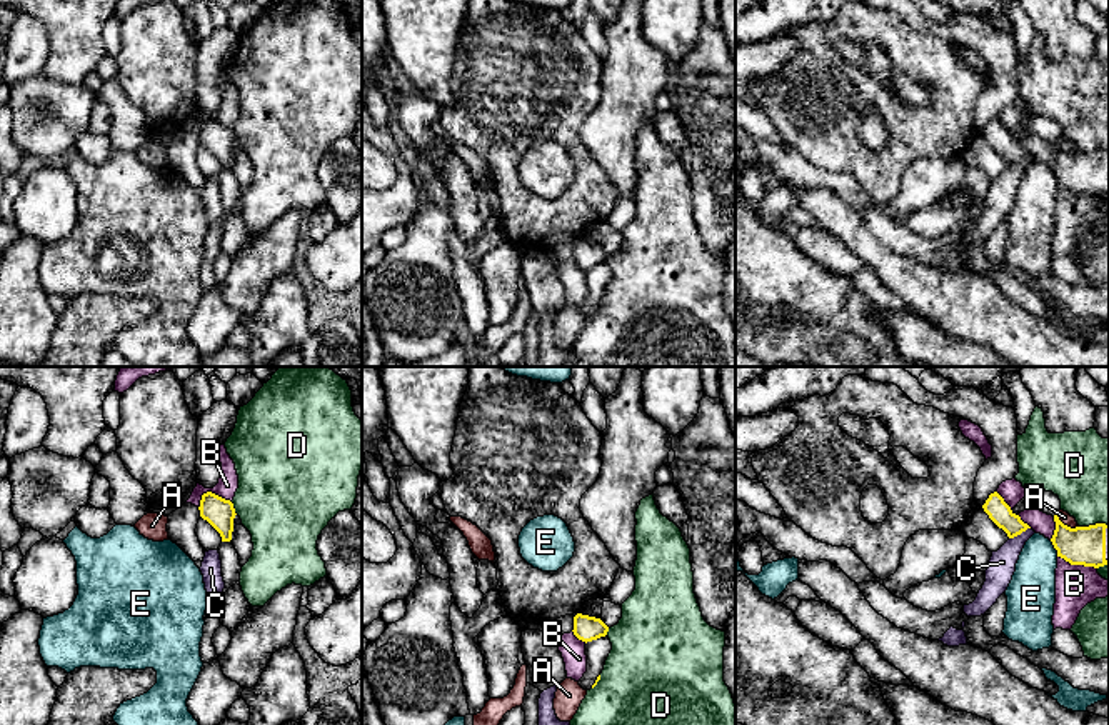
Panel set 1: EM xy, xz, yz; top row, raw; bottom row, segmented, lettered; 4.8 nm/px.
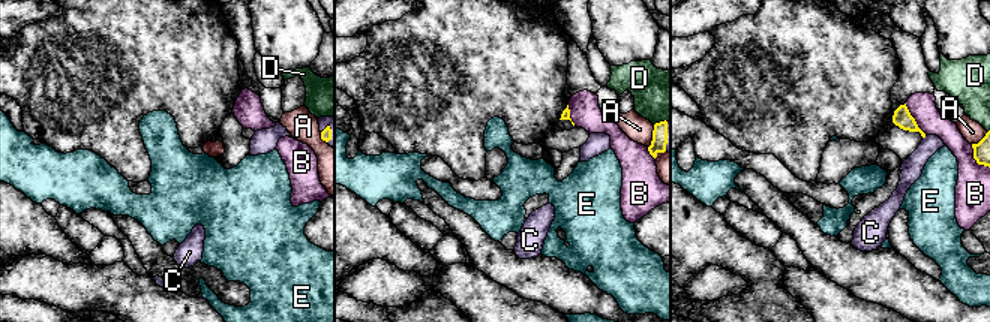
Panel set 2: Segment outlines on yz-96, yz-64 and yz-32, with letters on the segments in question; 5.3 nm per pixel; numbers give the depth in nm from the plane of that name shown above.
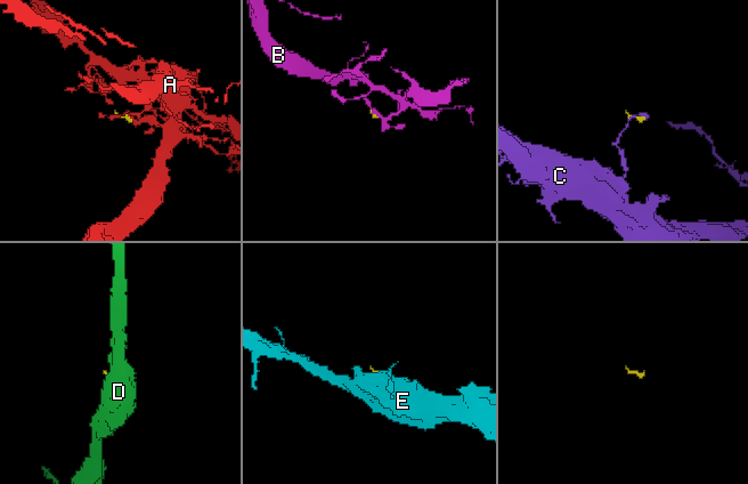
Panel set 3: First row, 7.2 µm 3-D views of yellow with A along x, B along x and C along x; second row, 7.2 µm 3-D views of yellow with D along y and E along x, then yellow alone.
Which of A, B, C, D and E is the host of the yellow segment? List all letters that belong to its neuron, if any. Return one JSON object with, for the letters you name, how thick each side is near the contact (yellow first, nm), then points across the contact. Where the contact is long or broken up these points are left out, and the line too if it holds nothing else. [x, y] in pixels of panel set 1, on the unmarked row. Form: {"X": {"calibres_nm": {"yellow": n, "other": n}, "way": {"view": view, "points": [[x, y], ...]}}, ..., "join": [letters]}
{"join": []}

